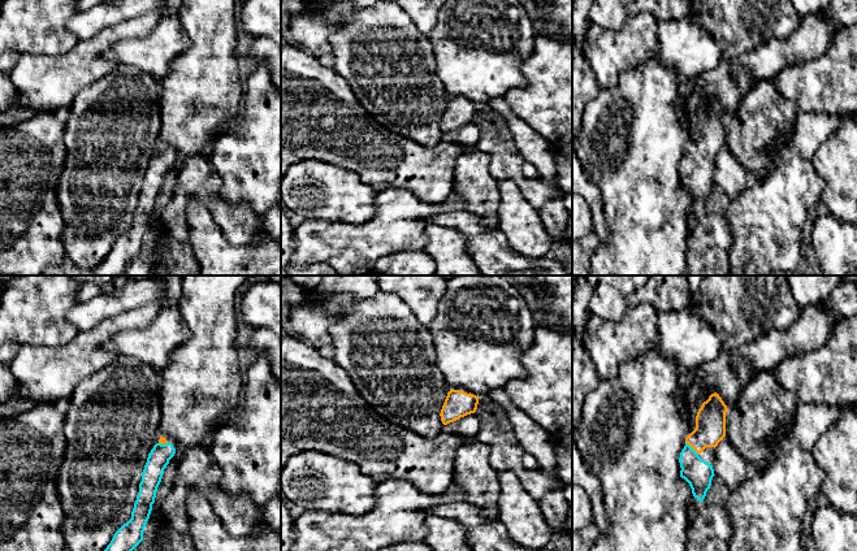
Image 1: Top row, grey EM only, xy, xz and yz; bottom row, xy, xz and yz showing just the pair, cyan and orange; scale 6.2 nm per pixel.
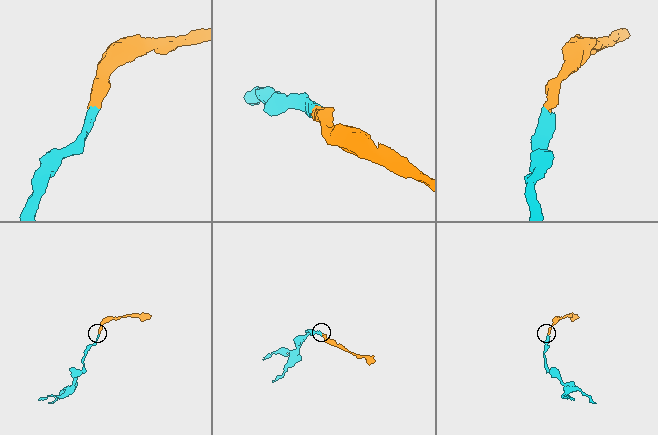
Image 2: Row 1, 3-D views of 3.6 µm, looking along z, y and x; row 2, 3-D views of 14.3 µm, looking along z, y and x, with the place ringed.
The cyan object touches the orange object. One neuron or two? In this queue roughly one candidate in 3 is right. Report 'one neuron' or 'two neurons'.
one neuron

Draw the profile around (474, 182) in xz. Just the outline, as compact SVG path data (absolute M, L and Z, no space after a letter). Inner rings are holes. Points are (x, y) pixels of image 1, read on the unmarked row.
M468 147L456 160L454 192L466 204L466 211L476 216L482 226L497 229L499 204L499 179L490 173L492 155Z

